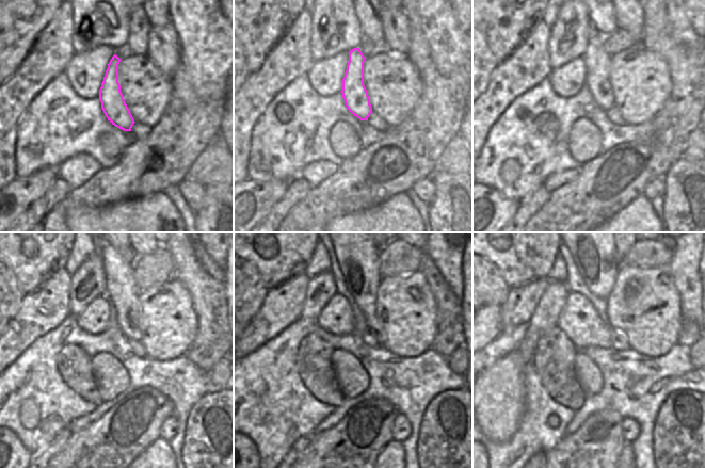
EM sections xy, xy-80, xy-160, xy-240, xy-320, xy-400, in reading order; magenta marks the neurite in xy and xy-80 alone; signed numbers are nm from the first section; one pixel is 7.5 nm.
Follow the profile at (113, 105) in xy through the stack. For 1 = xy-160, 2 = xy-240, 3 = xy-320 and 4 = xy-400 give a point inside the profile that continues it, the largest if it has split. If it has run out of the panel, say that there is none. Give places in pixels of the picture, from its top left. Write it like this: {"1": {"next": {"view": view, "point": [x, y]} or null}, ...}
{"1": {"next": {"view": "xy-160", "point": [597, 61]}}, "2": {"next": {"view": "xy-240", "point": [121, 286]}}, "3": {"next": {"view": "xy-320", "point": [358, 257]}}, "4": {"next": {"view": "xy-400", "point": [594, 254]}}}

